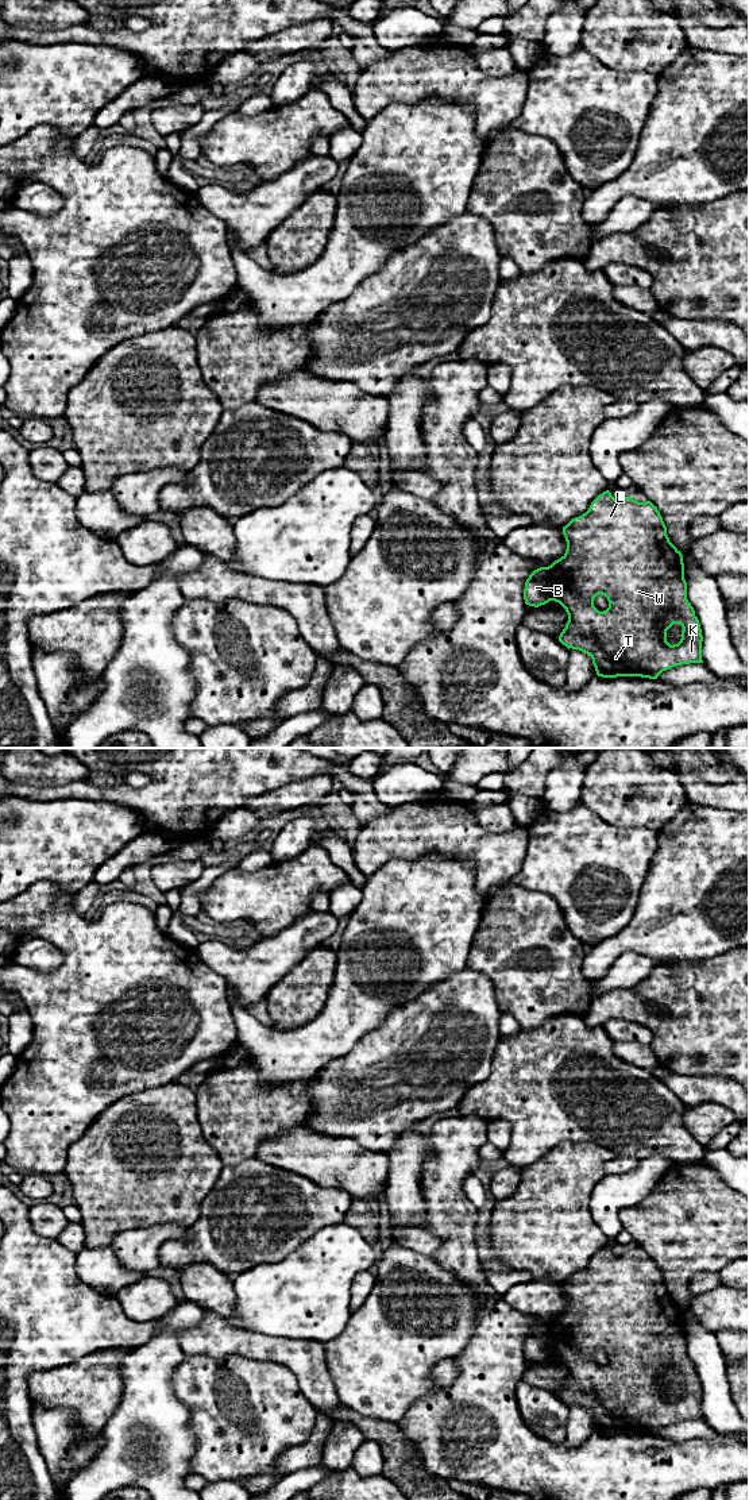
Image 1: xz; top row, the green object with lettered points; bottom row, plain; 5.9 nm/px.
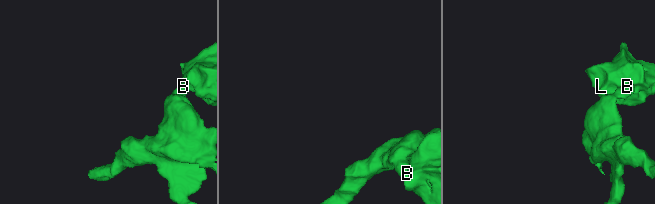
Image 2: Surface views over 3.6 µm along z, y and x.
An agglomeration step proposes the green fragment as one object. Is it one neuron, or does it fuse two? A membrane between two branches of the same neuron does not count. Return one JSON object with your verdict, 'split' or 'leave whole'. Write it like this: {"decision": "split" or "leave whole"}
{"decision": "split"}

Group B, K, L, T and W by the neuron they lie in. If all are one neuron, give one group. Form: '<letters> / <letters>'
B / K L T W

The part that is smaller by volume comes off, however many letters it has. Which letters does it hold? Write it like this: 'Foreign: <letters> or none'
Foreign: K, L, T, W

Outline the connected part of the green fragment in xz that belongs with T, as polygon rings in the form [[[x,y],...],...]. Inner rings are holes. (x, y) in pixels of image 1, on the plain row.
[[[609,1246],[599,1250],[588,1266],[563,1283],[567,1297],[565,1310],[548,1322],[551,1357],[559,1358],[568,1370],[559,1397],[568,1405],[579,1405],[591,1412],[597,1431],[602,1434],[641,1432],[657,1435],[672,1423],[703,1419],[702,1385],[695,1366],[687,1356],[687,1338],[682,1308],[669,1297],[667,1283],[657,1264],[650,1258],[638,1258],[630,1252],[615,1256]],[[597,1351],[605,1351],[609,1364],[599,1368],[594,1362]],[[679,1380],[682,1395],[671,1401],[667,1387]]]

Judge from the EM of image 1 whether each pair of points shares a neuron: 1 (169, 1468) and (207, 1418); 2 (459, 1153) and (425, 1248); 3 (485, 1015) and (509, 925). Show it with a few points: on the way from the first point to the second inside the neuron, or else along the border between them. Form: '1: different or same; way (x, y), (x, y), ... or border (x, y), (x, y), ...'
1: different; border (184, 1404), (195, 1438), (195, 1453), (189, 1465)
2: different; border (421, 1226), (440, 1240), (440, 1248), (433, 1254)
3: different; border (466, 966), (482, 972), (491, 982), (501, 1010)

